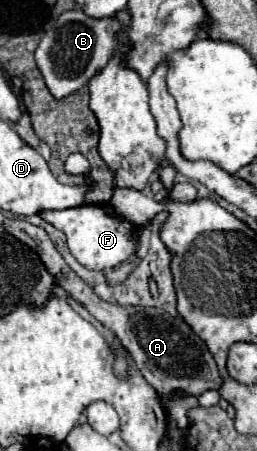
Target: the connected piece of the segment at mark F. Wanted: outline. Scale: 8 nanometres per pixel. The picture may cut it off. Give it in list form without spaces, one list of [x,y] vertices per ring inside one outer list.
[[[84,204],[84,206],[60,210],[60,212],[58,210],[38,212],[38,216],[66,234],[68,248],[70,248],[72,256],[82,266],[86,266],[88,270],[110,270],[110,268],[116,268],[120,262],[128,260],[136,252],[138,242],[140,242],[138,236],[140,236],[142,228],[134,226],[126,218],[116,216],[116,212],[110,206],[106,206],[106,204],[96,204],[96,206],[94,204]]]

